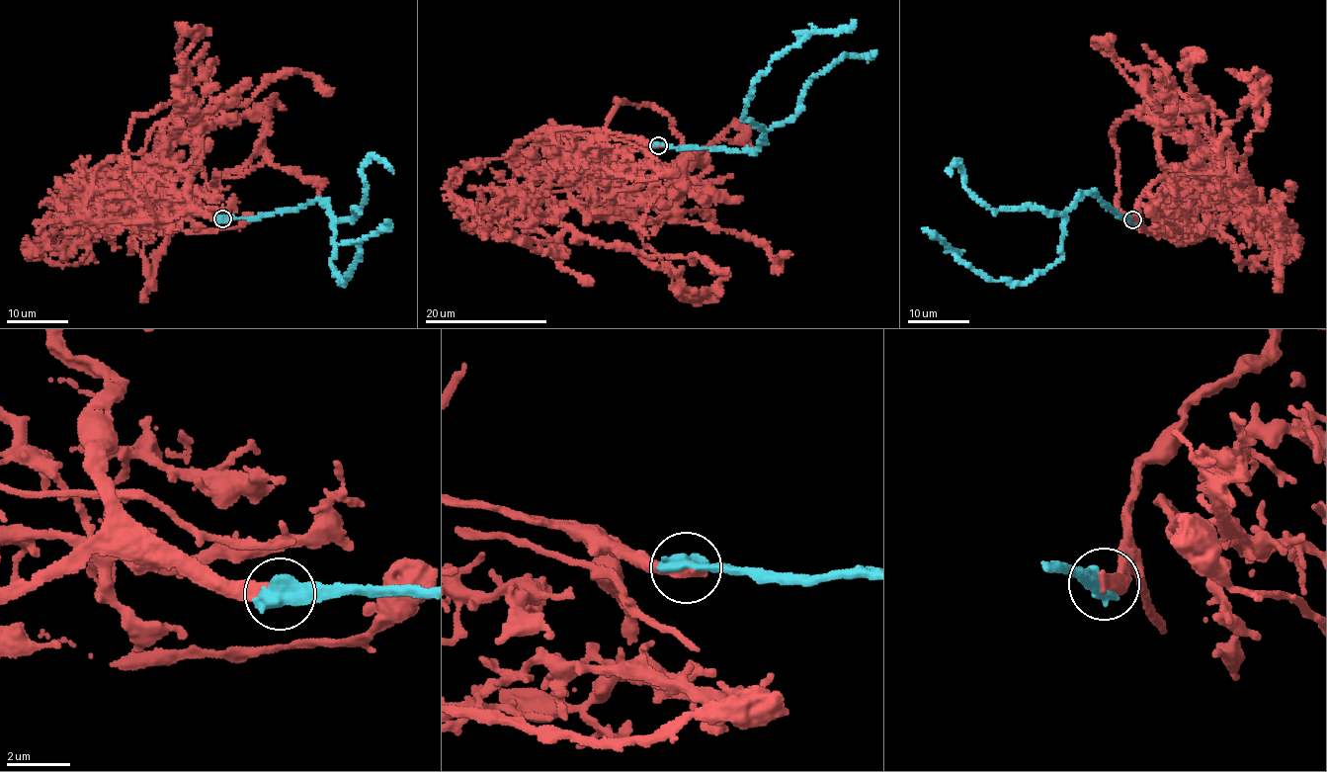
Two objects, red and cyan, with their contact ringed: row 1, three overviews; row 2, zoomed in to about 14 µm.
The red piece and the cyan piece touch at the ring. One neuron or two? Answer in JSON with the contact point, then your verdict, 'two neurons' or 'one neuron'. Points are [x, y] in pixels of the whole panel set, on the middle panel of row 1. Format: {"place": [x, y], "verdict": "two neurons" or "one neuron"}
{"place": [658, 145], "verdict": "two neurons"}

